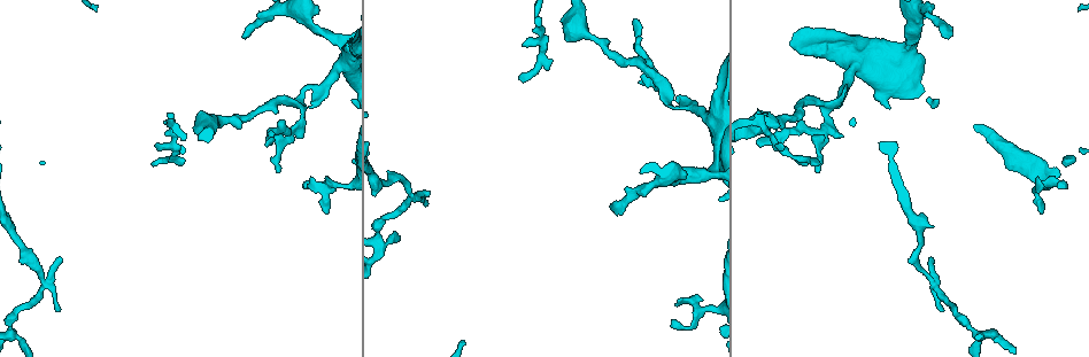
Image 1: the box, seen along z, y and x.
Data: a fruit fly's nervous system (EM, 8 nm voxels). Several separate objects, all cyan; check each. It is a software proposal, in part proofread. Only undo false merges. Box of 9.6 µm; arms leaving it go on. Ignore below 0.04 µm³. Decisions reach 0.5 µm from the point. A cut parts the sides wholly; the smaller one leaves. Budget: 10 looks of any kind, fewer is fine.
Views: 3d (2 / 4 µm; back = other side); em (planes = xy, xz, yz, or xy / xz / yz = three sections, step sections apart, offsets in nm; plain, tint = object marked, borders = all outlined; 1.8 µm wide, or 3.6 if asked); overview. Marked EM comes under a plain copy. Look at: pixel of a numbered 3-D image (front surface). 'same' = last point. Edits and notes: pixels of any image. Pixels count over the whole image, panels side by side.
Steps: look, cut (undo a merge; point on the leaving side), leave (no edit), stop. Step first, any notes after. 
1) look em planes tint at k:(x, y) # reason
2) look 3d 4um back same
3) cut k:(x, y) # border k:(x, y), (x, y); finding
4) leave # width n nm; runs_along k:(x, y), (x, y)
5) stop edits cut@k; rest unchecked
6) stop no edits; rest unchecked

look 3d 2um at 1:(673, 93) # sharp bend

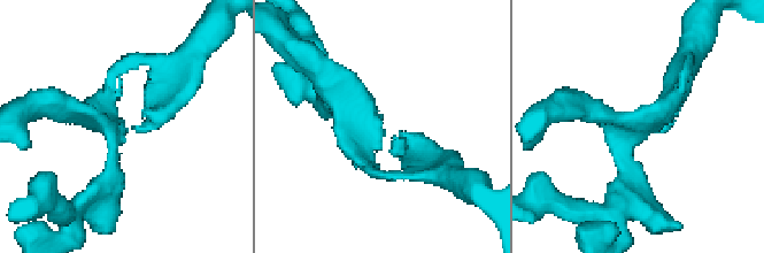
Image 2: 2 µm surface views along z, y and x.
look em planes borders at 2:(114, 131)

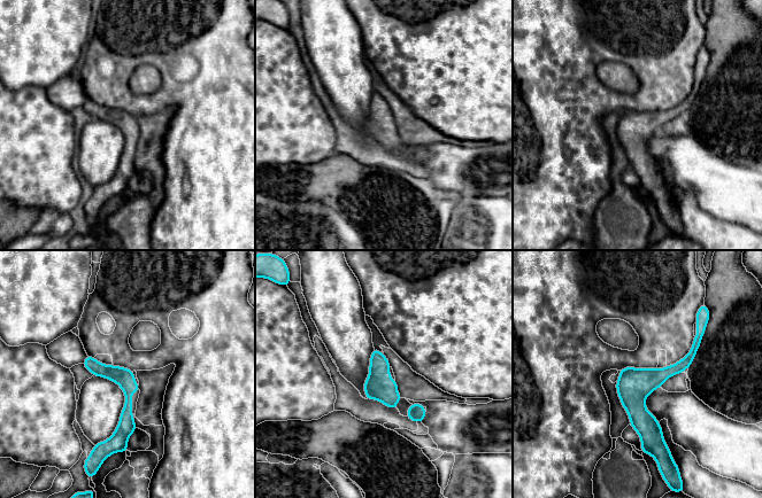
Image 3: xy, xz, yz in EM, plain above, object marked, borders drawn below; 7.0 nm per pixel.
leave # runs_along 3:(697, 339), (678, 367), (639, 395), (647, 448); one neuron here

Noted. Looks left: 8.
look em xz step 4 tint at 1:(227, 119) # sudden change in width

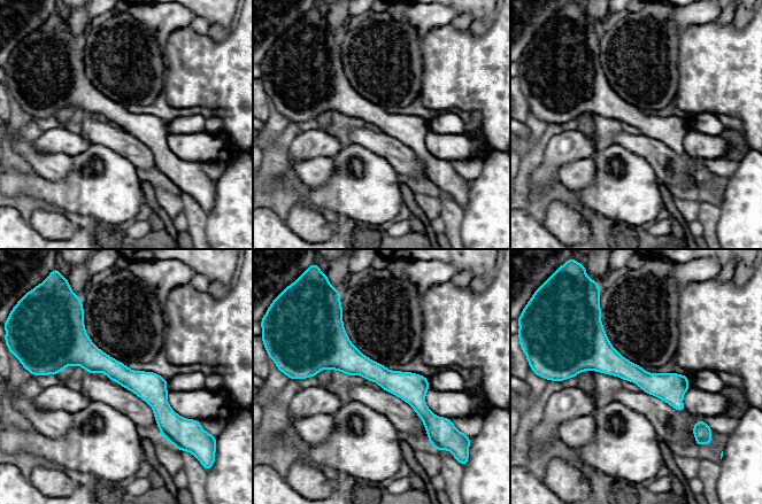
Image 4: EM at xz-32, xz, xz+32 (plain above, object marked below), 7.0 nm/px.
look em planes tint same # another direction

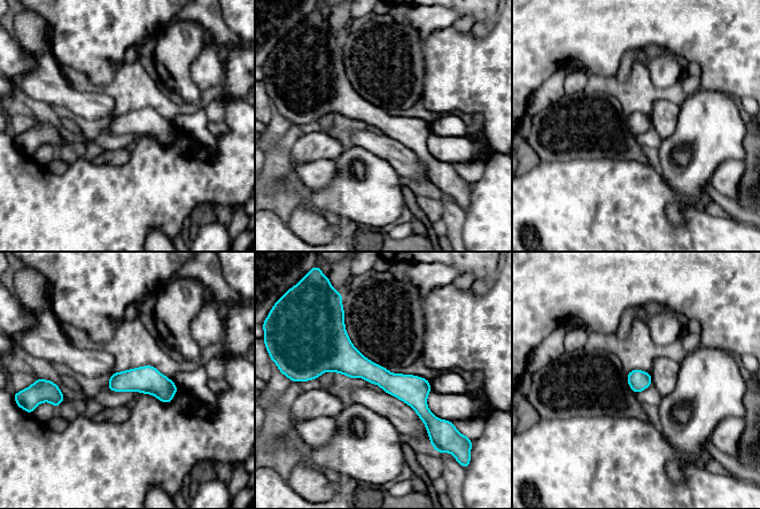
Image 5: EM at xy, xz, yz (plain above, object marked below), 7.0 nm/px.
leave # runs_along 5:(315, 375), (359, 365), (437, 422); one neuron here

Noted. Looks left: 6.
look 3d 2um at 1:(1044, 183) # sharp bend

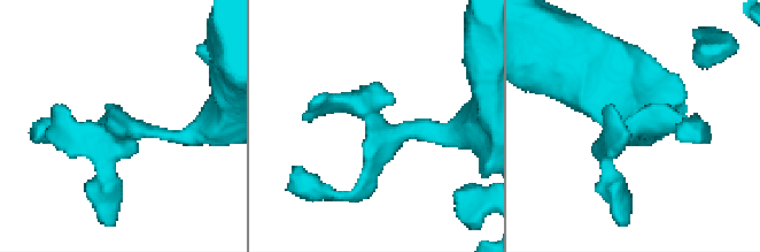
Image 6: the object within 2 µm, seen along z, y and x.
look em yz step 8 tint at 6:(155, 128) # need the tissue

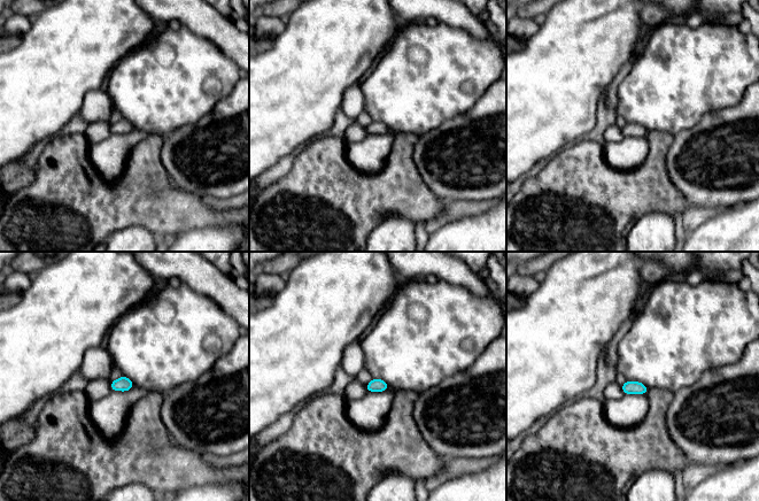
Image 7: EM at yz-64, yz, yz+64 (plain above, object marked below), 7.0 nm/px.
look em planes tint same

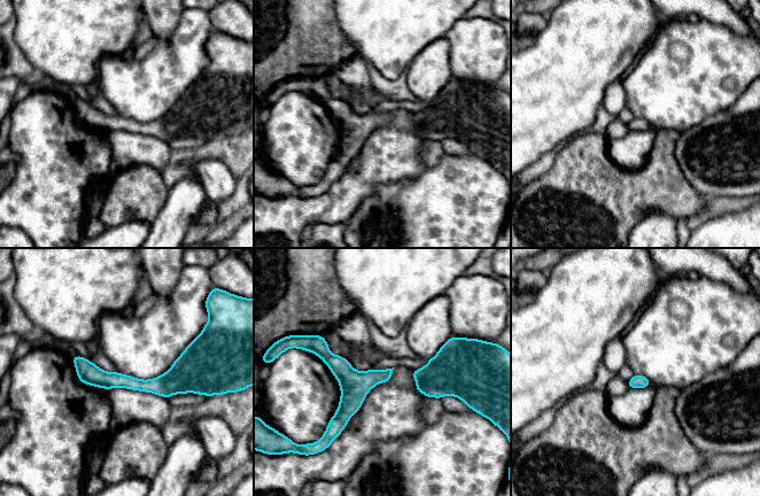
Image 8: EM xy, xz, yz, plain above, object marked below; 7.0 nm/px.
leave # one neuron here

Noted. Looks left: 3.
look em planes tint at 1:(345, 43) # thick turns thin

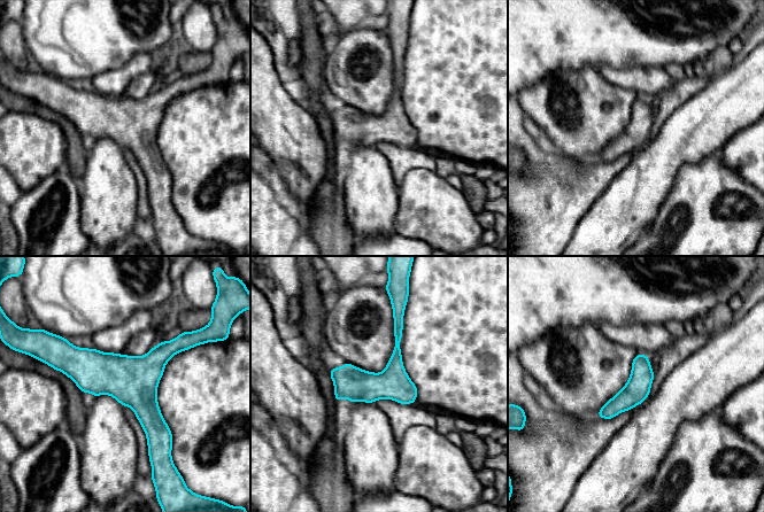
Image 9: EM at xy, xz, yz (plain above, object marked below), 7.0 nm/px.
leave # runs_along 9:(58, 361), (108, 373), (168, 435); continuous, no second neuron

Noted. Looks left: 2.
stop no edits; rest unchecked

